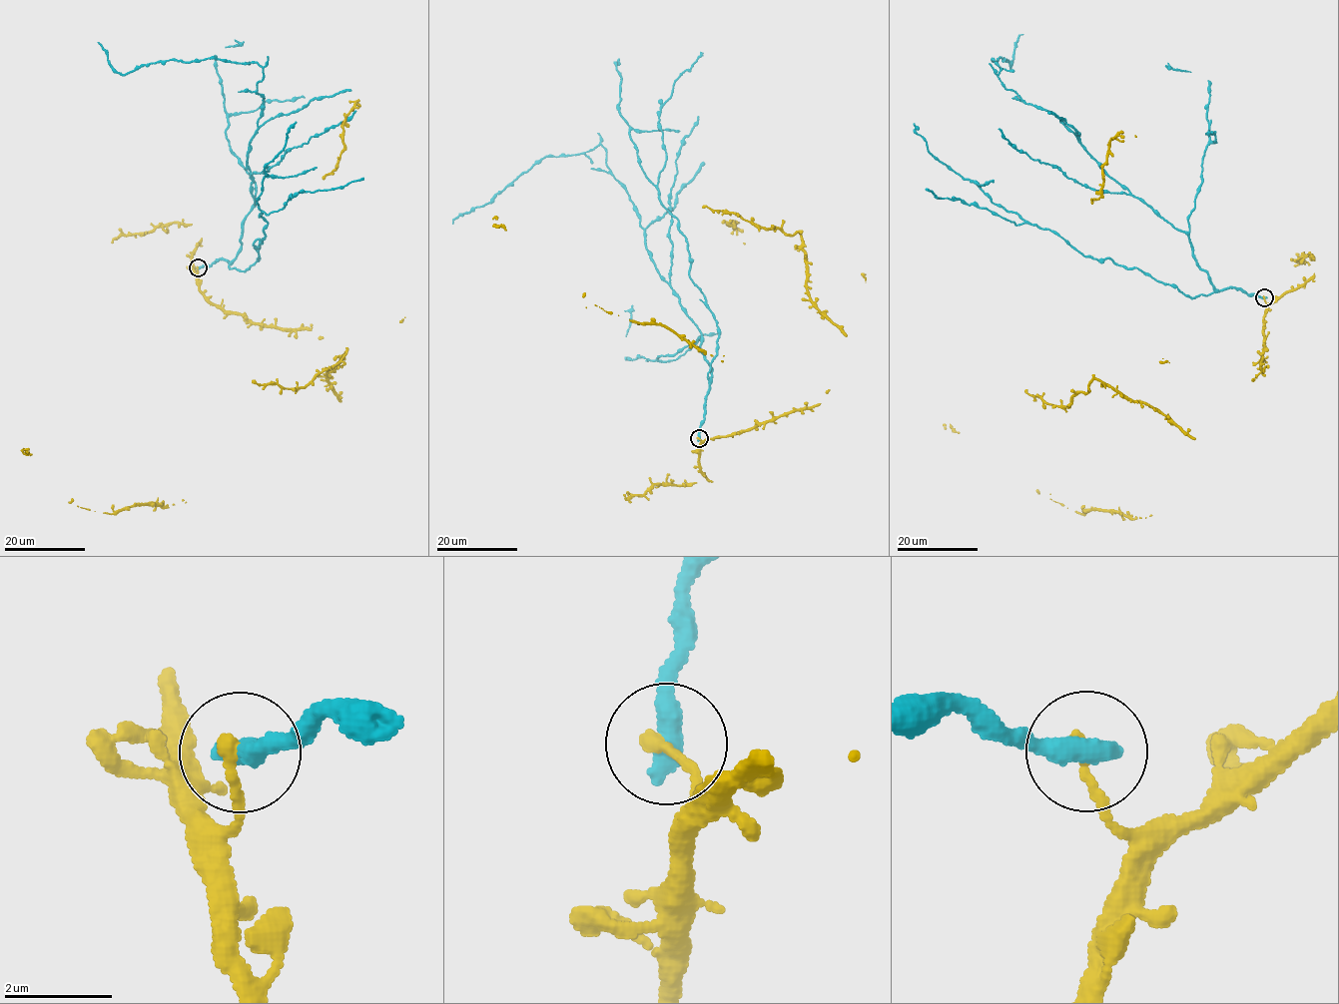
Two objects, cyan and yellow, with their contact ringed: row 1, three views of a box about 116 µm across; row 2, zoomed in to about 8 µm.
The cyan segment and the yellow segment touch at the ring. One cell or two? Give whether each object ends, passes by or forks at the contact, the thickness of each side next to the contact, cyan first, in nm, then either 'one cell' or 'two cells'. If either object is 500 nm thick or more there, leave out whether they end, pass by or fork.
500 nm thick on the cyan side, 280 nm on the other; two cells

